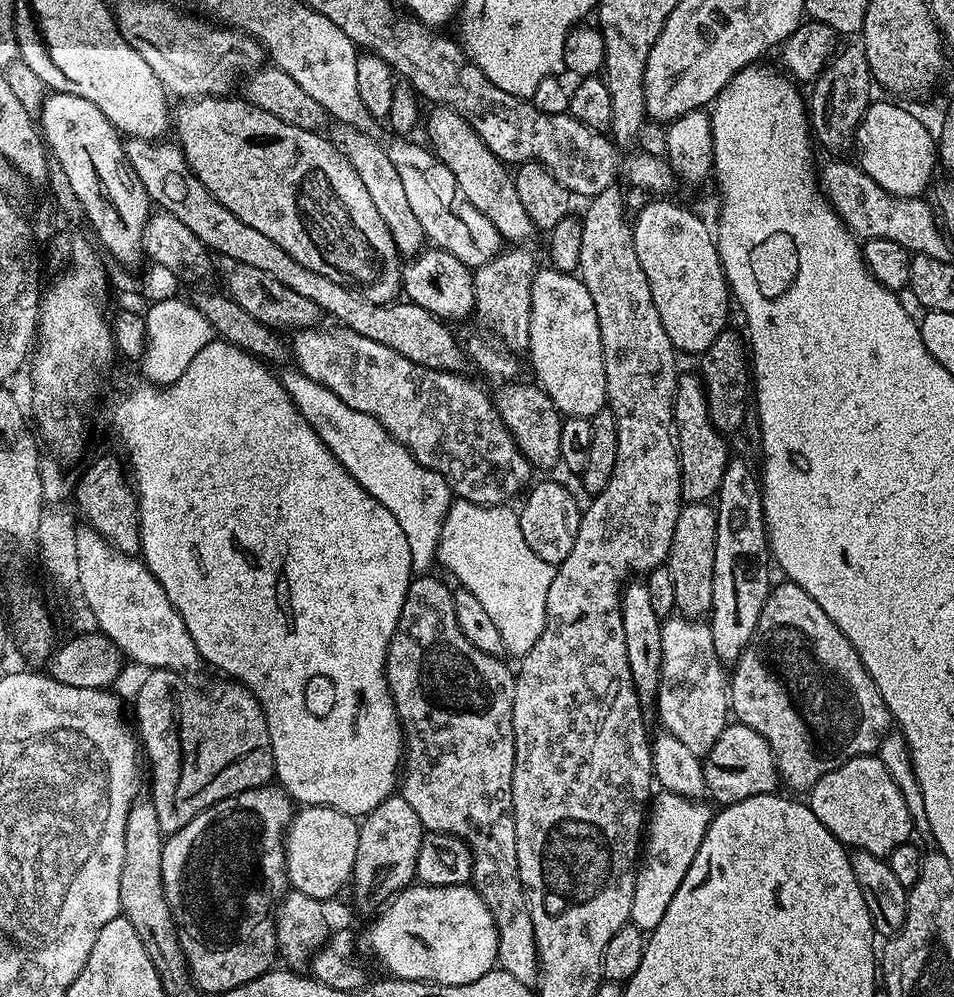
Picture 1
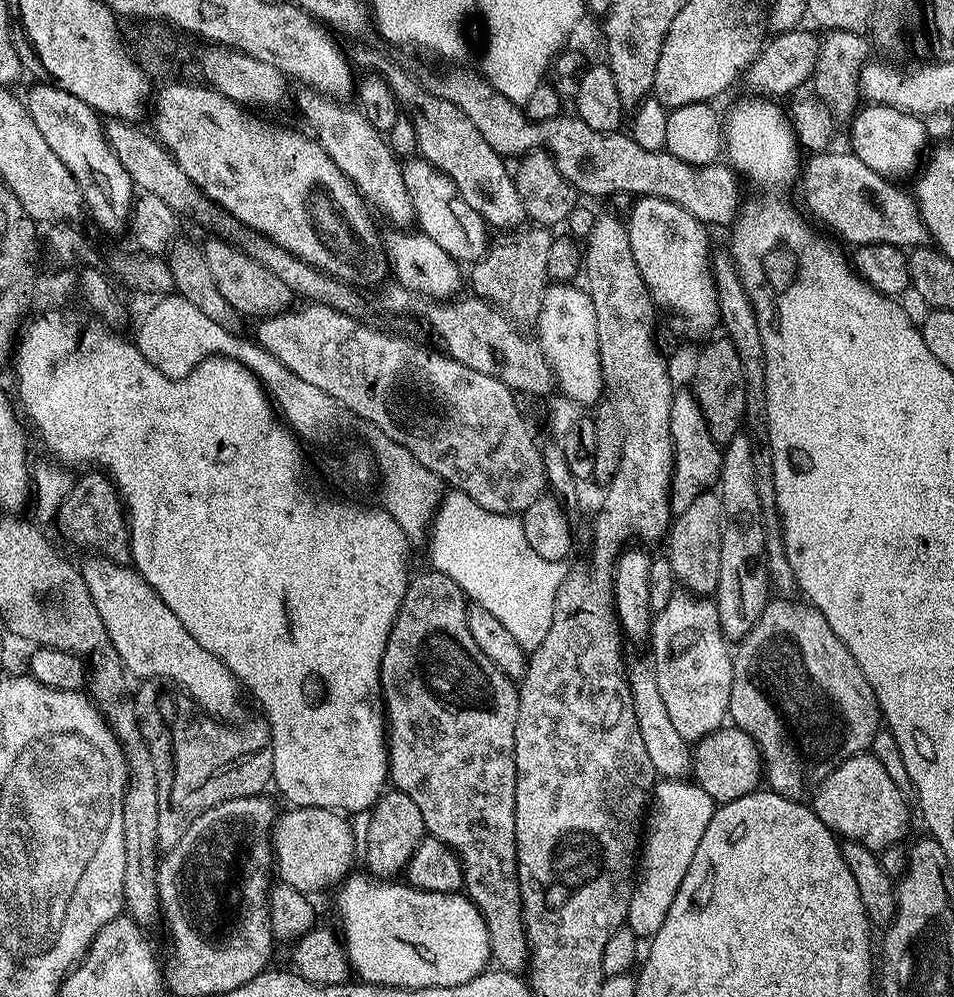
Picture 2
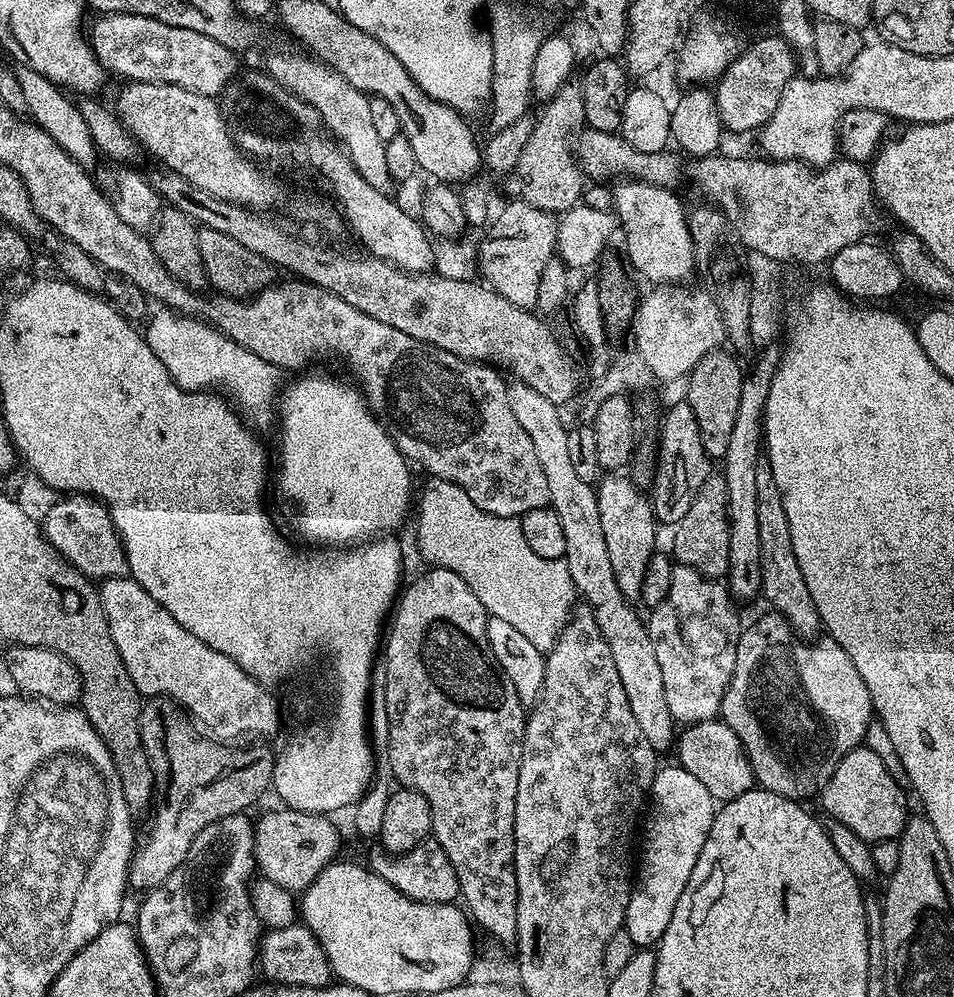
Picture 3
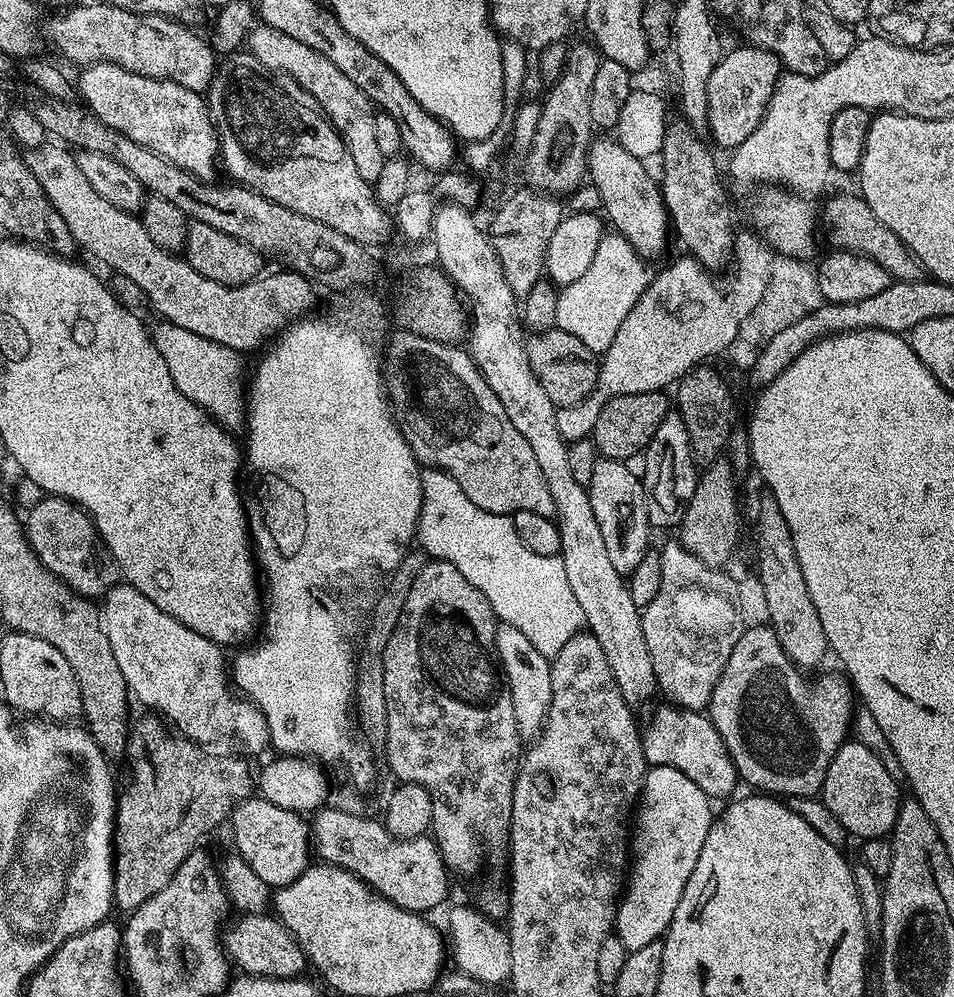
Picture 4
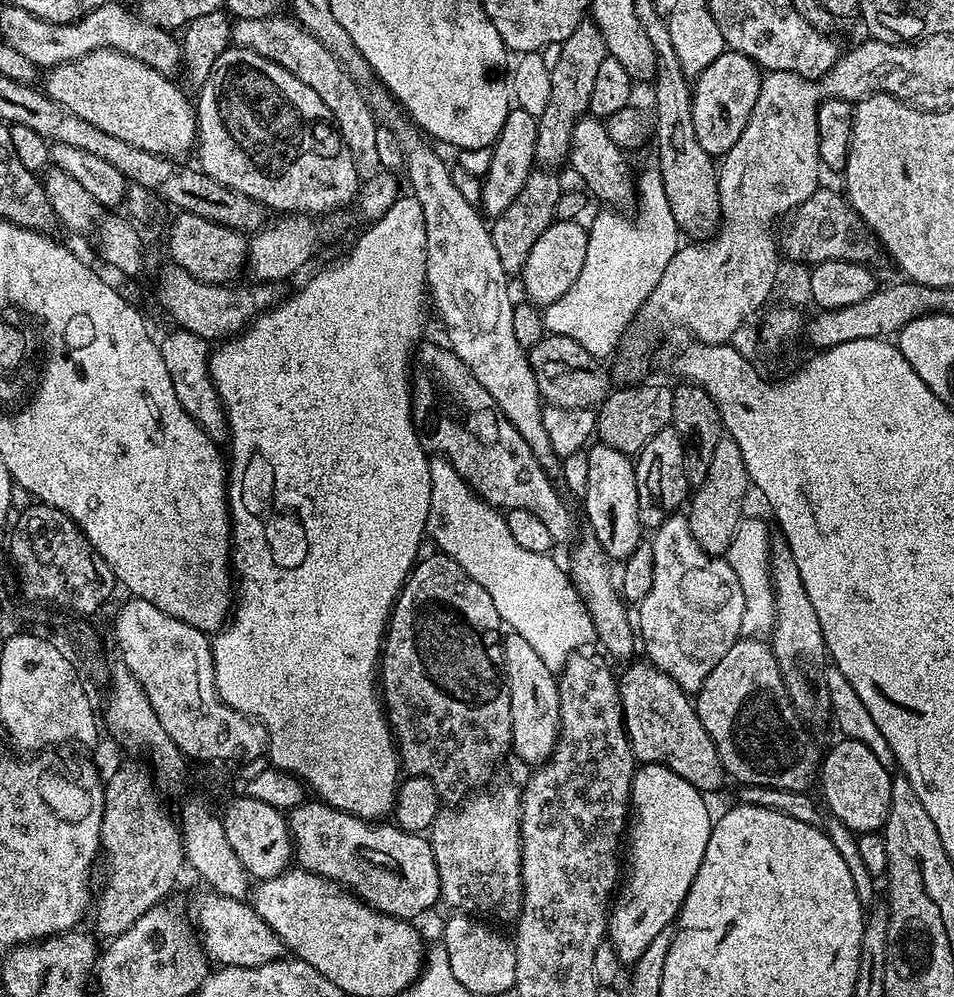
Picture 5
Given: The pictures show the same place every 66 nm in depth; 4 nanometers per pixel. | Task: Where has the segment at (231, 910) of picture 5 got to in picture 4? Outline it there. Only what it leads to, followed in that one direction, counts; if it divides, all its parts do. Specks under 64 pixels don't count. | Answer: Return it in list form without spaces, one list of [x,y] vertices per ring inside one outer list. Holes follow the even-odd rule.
[[[244,914],[232,924],[232,929],[225,931],[222,936],[222,943],[225,952],[228,953],[229,961],[233,965],[240,967],[241,973],[249,976],[273,976],[279,980],[291,980],[299,977],[303,968],[309,967],[308,957],[305,956],[304,950],[295,937],[289,932],[288,927],[272,914]]]

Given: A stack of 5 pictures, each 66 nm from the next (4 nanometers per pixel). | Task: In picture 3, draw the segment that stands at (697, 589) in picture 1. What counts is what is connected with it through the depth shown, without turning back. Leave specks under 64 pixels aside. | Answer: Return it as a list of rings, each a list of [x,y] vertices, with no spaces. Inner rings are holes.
[[[713,474],[702,482],[698,494],[686,510],[686,518],[675,524],[672,536],[671,555],[681,565],[692,567],[709,580],[719,581],[727,577],[730,558],[730,530],[728,529],[728,499],[726,498],[726,478],[723,474]]]

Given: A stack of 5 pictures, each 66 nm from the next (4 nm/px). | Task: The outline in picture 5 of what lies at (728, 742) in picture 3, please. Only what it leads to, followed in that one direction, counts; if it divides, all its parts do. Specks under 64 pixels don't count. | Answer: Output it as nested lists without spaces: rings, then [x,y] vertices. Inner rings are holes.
[[[649,662],[636,664],[633,668],[626,669],[624,673],[619,673],[618,687],[620,705],[624,711],[624,732],[628,736],[632,753],[636,755],[640,764],[664,764],[670,770],[674,770],[674,774],[686,778],[690,786],[705,794],[716,792],[723,786],[726,773],[718,758],[718,750],[710,734],[706,734],[706,726],[702,726],[696,713],[696,705],[690,699],[689,693]]]

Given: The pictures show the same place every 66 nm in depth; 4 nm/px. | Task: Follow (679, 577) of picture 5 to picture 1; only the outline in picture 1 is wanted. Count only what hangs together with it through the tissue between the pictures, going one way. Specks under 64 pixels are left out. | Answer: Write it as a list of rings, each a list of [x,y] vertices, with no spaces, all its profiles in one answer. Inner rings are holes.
[[[681,616],[667,617],[662,623],[660,628],[660,638],[662,640],[662,666],[660,667],[660,686],[659,693],[657,694],[654,704],[658,706],[658,716],[662,722],[661,727],[668,731],[672,737],[678,739],[678,742],[683,746],[689,747],[691,752],[696,756],[703,757],[707,755],[710,749],[713,748],[714,742],[721,736],[724,728],[727,728],[730,723],[730,688],[726,683],[726,672],[723,672],[723,663],[717,656],[717,651],[714,650],[714,642],[711,627],[703,621],[688,620]]]

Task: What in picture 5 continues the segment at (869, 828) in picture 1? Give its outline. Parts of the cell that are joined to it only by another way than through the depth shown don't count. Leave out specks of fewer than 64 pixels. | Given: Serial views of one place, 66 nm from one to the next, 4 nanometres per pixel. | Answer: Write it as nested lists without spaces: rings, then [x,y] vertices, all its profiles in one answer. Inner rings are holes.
[[[847,738],[837,739],[837,744],[822,756],[818,768],[818,788],[824,791],[827,811],[838,817],[855,834],[880,832],[890,812],[890,786],[893,773],[862,746]]]

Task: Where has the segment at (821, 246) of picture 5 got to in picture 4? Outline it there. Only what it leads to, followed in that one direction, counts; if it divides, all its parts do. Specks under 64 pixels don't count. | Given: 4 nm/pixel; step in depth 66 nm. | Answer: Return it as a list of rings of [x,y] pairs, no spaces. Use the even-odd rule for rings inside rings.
[[[859,194],[853,196],[832,196],[822,208],[822,228],[828,231],[828,240],[833,249],[841,252],[856,252],[859,256],[870,258],[891,274],[893,281],[907,282],[921,279],[922,269],[912,251],[894,234],[894,230],[886,230],[878,218],[869,210],[864,197]]]

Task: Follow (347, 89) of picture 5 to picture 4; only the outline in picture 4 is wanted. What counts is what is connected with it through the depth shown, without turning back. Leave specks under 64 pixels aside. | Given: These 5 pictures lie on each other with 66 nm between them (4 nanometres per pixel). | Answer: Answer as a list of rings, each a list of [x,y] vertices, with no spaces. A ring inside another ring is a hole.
[[[258,26],[246,41],[247,51],[252,53],[262,66],[266,66],[272,72],[281,72],[283,76],[290,77],[306,94],[312,96],[313,101],[318,105],[319,111],[331,120],[336,128],[336,133],[344,140],[346,150],[350,150],[350,158],[354,158],[354,166],[358,166],[358,174],[369,182],[375,182],[382,172],[385,156],[382,150],[378,150],[374,122],[376,121],[377,109],[372,100],[330,58],[318,54],[318,50],[312,50],[303,42],[290,38],[290,34],[282,34],[282,30],[274,30],[267,26]],[[320,103],[320,104],[319,104]]]

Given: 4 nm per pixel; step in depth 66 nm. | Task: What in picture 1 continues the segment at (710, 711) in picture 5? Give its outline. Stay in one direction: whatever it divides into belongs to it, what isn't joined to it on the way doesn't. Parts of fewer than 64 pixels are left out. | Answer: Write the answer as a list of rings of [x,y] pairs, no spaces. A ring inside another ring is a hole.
[[[791,582],[783,583],[777,588],[775,585],[769,591],[766,602],[762,606],[762,614],[758,618],[758,626],[754,630],[746,650],[731,669],[730,712],[739,723],[750,726],[750,730],[754,730],[758,734],[762,734],[762,738],[766,738],[766,742],[776,759],[776,771],[780,773],[781,781],[785,785],[788,783],[794,791],[800,792],[803,788],[804,791],[811,790],[818,782],[818,778],[830,774],[830,770],[834,770],[859,756],[873,755],[893,727],[894,721],[878,686],[870,678],[866,666],[860,661],[860,655],[854,650],[854,646],[846,638],[846,634],[842,634],[842,630],[838,630],[838,626],[834,626],[834,622],[828,617],[826,610],[822,610],[822,606],[818,606],[818,602],[814,602],[814,598],[810,598],[810,594],[806,594],[806,590],[802,590],[802,586]]]

